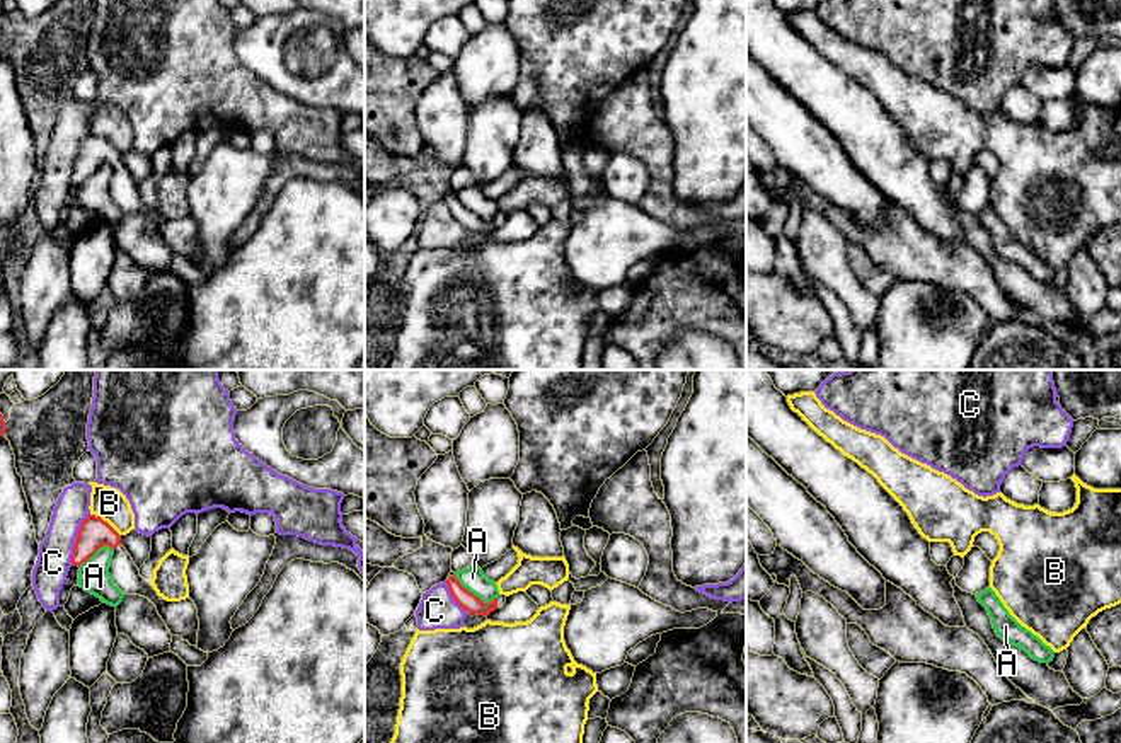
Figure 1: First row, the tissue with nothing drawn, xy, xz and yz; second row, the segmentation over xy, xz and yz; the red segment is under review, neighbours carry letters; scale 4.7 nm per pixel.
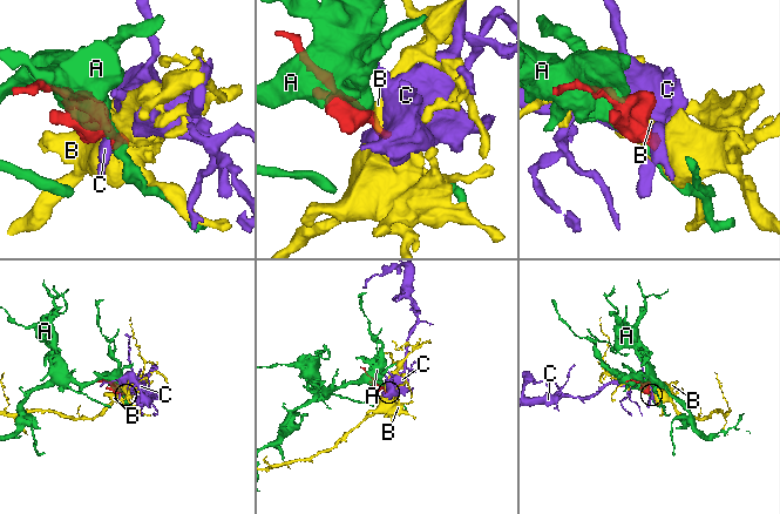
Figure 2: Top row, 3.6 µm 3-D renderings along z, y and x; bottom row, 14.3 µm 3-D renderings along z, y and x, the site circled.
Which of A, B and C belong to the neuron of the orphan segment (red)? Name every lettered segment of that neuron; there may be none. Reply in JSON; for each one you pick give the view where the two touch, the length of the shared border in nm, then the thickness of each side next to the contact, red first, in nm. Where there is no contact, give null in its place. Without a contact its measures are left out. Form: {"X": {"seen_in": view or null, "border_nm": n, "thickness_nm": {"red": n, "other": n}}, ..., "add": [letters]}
{"add": []}

